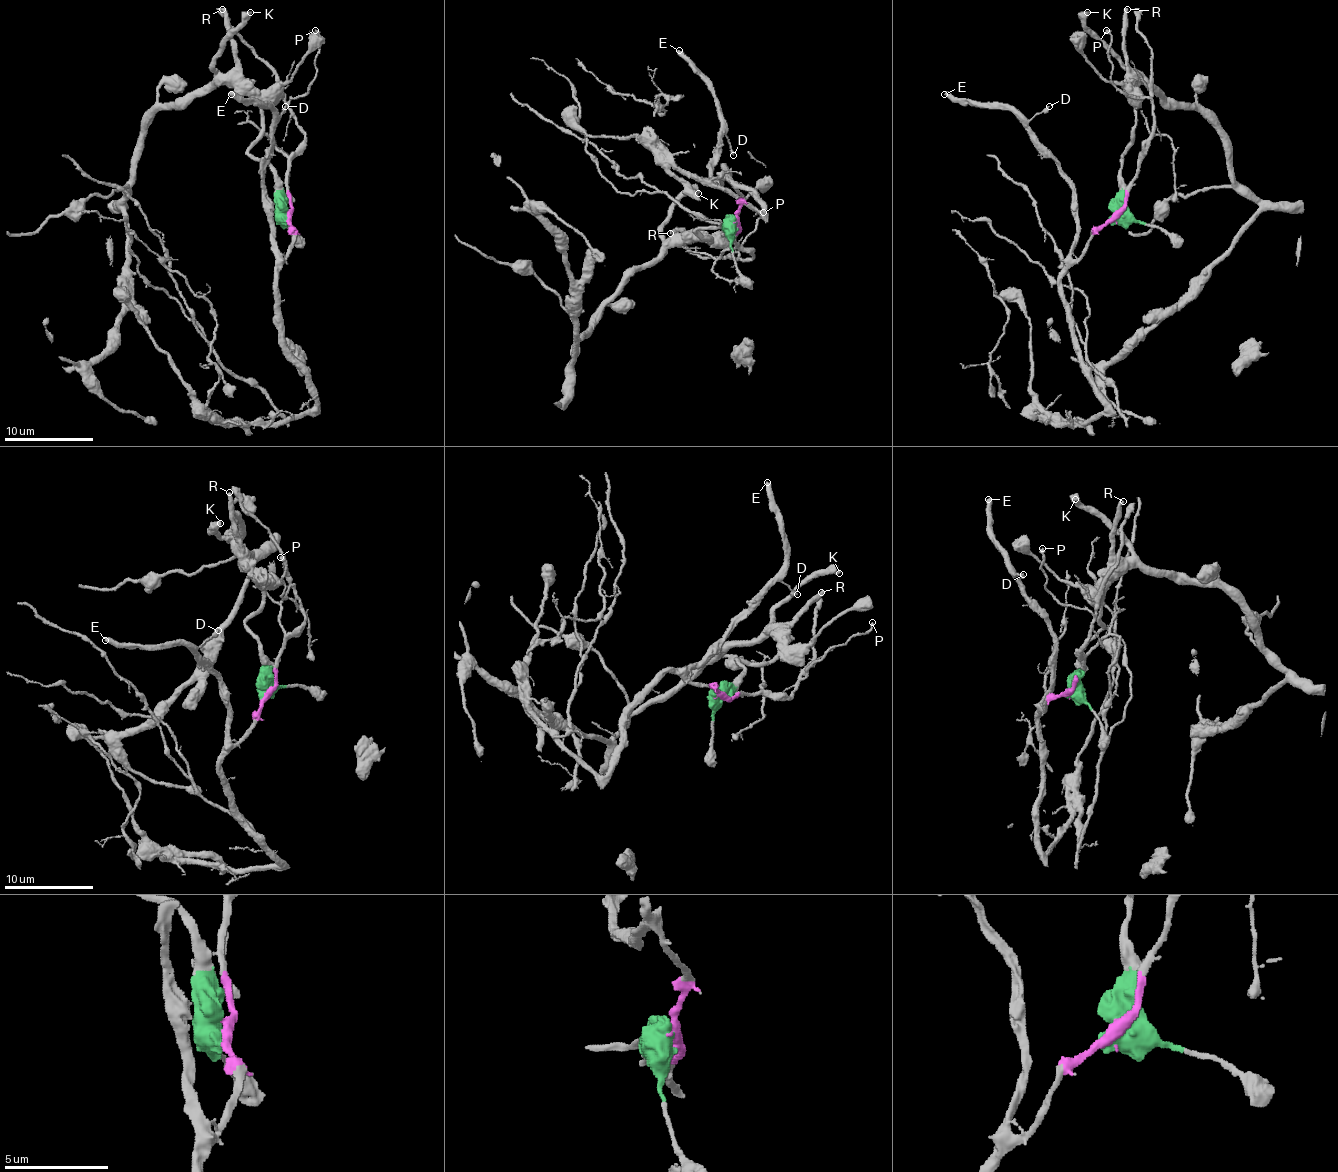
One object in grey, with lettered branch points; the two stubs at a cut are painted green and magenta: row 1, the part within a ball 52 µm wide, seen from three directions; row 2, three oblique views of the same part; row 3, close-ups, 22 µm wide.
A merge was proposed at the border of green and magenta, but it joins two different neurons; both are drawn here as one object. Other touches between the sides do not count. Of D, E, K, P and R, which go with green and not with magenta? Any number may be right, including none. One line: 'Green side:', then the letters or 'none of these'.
Green side: K, R

